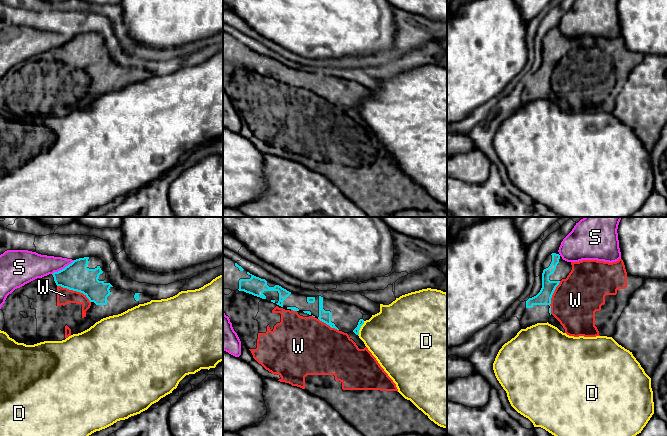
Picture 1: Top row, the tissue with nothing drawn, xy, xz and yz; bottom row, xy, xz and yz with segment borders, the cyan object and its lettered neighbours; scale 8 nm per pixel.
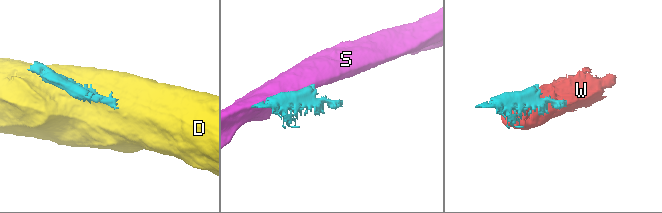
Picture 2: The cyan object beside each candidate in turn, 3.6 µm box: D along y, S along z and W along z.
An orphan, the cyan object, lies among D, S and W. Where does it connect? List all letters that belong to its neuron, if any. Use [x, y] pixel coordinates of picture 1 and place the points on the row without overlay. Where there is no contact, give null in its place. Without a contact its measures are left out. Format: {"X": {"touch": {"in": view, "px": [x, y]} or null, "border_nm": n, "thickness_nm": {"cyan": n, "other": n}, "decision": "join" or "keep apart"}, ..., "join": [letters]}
{"D": {"touch": {"in": "xz", "px": [360, 103]}, "border_nm": 130, "thickness_nm": {"cyan": 50, "other": 420}, "decision": "keep apart"}, "S": {"touch": {"in": "xy", "px": [64, 44]}, "border_nm": 220, "thickness_nm": {"cyan": 220, "other": 200}, "decision": "keep apart"}, "W": {"touch": {"in": "xy", "px": [74, 66]}, "border_nm": 300, "thickness_nm": {"cyan": 220, "other": 120}, "decision": "join"}, "join": ["W"]}

